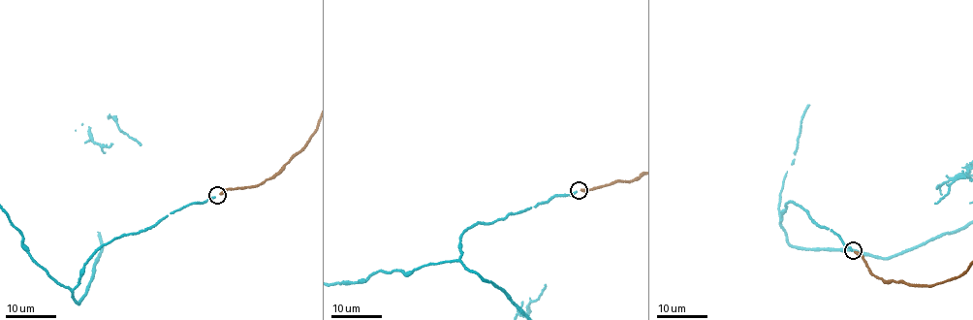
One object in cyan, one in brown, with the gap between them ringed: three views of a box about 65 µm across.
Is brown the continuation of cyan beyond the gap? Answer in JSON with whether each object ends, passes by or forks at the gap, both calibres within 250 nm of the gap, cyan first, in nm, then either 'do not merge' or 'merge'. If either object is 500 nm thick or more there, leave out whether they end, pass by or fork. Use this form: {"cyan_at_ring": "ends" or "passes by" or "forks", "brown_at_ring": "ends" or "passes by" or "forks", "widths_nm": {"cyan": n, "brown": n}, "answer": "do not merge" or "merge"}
{"cyan_at_ring": "ends", "brown_at_ring": "ends", "widths_nm": {"cyan": 190, "brown": 320}, "answer": "merge"}

